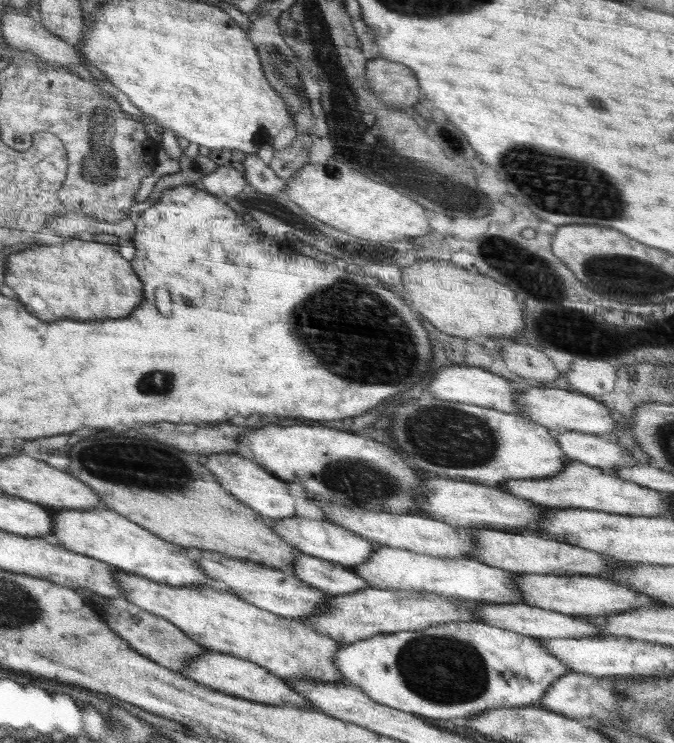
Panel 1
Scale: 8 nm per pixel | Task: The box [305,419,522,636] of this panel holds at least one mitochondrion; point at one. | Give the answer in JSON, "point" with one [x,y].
{"point":[360,482]}

